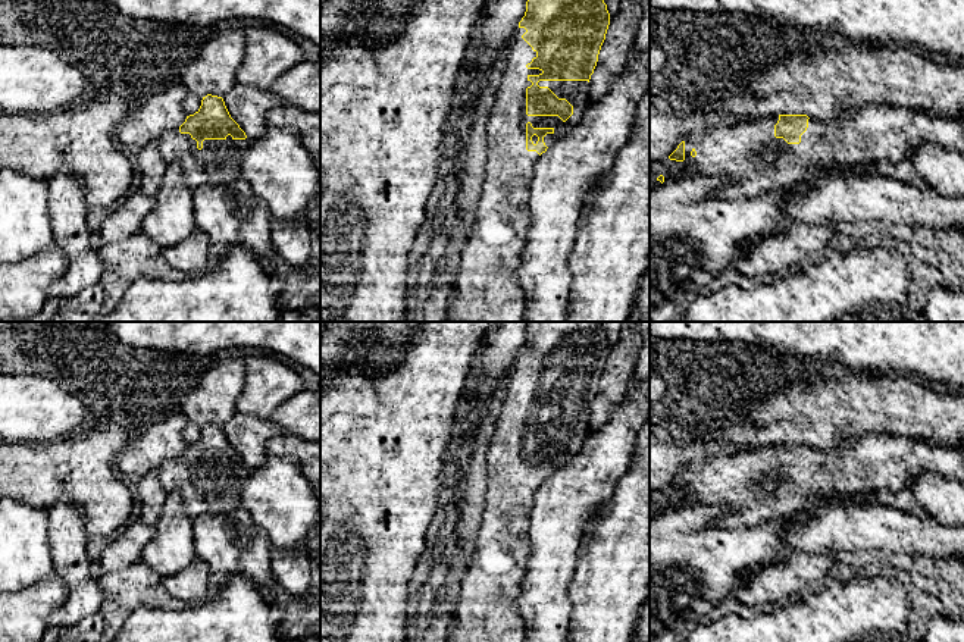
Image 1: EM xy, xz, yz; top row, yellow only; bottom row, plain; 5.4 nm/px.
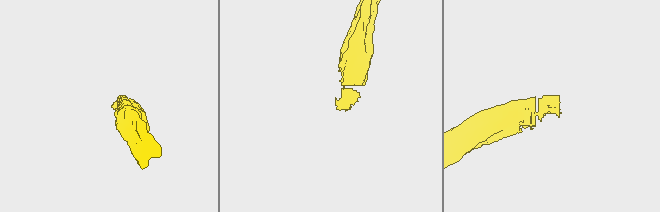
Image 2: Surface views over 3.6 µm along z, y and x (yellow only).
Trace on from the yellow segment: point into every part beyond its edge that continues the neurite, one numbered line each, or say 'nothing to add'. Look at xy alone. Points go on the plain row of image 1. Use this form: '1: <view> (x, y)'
1: xy (218, 491)

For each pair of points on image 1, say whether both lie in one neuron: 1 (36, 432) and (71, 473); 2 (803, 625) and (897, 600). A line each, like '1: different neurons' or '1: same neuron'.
1: different neurons
2: same neuron

